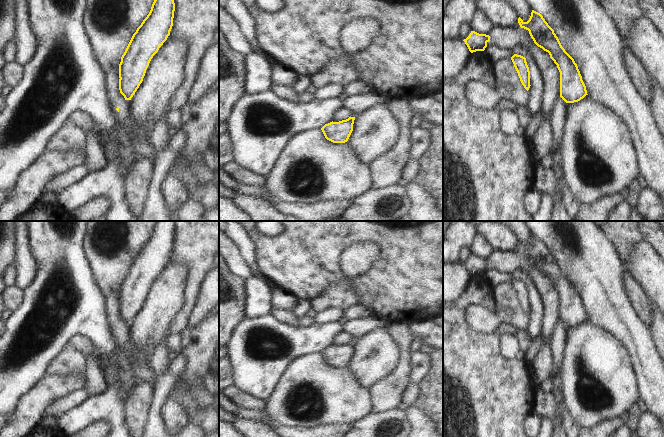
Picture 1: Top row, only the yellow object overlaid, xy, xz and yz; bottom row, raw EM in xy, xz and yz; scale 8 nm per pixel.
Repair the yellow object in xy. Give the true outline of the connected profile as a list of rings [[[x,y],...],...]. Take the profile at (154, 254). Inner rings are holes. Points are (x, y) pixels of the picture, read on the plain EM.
[[[156,221],[149,238],[133,258],[119,288],[119,314],[125,324],[131,324],[151,283],[170,259],[174,235],[174,221]]]

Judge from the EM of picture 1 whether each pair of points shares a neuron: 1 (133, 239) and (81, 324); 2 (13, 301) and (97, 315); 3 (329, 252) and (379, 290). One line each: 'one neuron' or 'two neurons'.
1: two neurons
2: two neurons
3: one neuron

